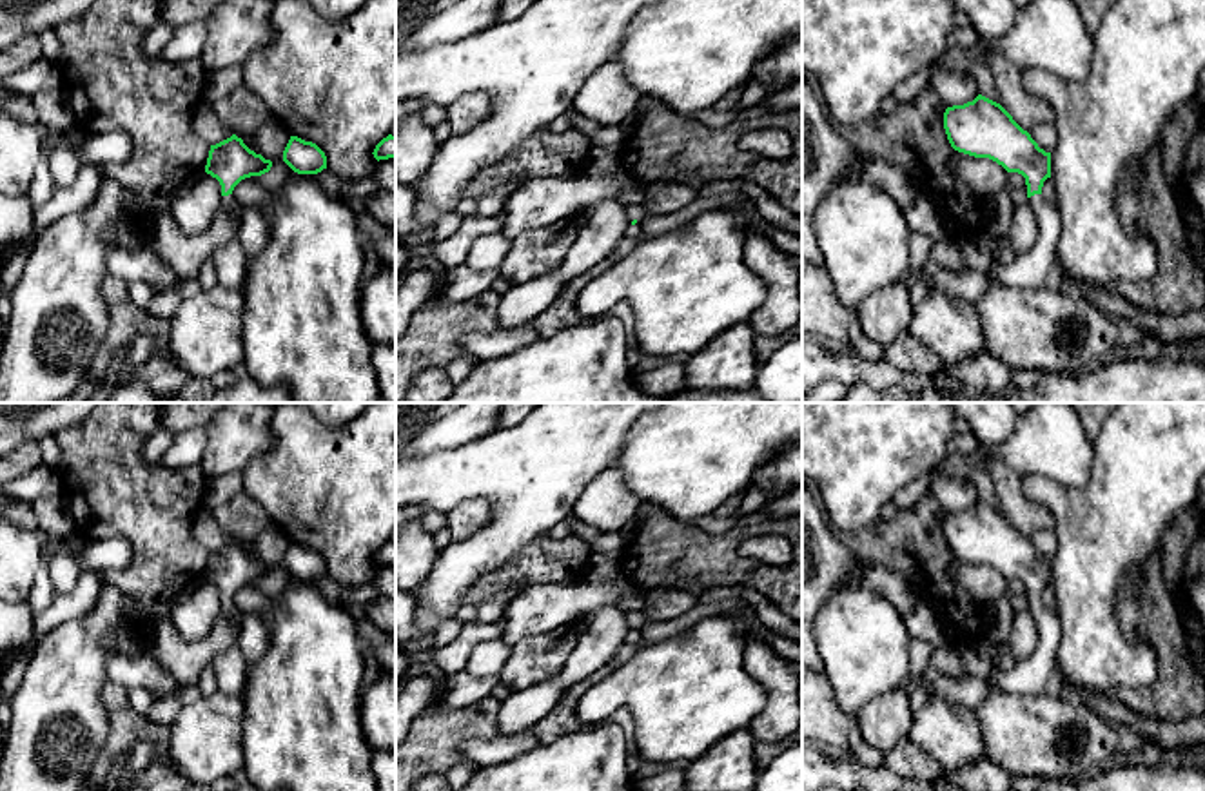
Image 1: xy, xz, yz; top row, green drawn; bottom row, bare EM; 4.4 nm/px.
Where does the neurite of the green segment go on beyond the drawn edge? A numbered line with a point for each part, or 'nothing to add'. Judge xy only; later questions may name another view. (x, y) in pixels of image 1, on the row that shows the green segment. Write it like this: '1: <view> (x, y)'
1: xy (229, 204)

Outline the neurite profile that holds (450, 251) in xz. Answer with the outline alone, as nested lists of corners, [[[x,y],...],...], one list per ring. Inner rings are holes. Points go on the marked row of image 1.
[[[465,216],[457,230],[443,241],[432,245],[432,254],[443,263],[443,267],[454,269],[465,265],[463,254],[470,249],[470,243],[479,236],[499,234],[503,223],[499,216]]]

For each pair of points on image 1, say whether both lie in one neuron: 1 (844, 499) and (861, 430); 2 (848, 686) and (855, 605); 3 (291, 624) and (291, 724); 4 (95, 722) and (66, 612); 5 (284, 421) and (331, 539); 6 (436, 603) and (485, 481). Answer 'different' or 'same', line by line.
1: same
2: same
3: same
4: different
5: same
6: same

